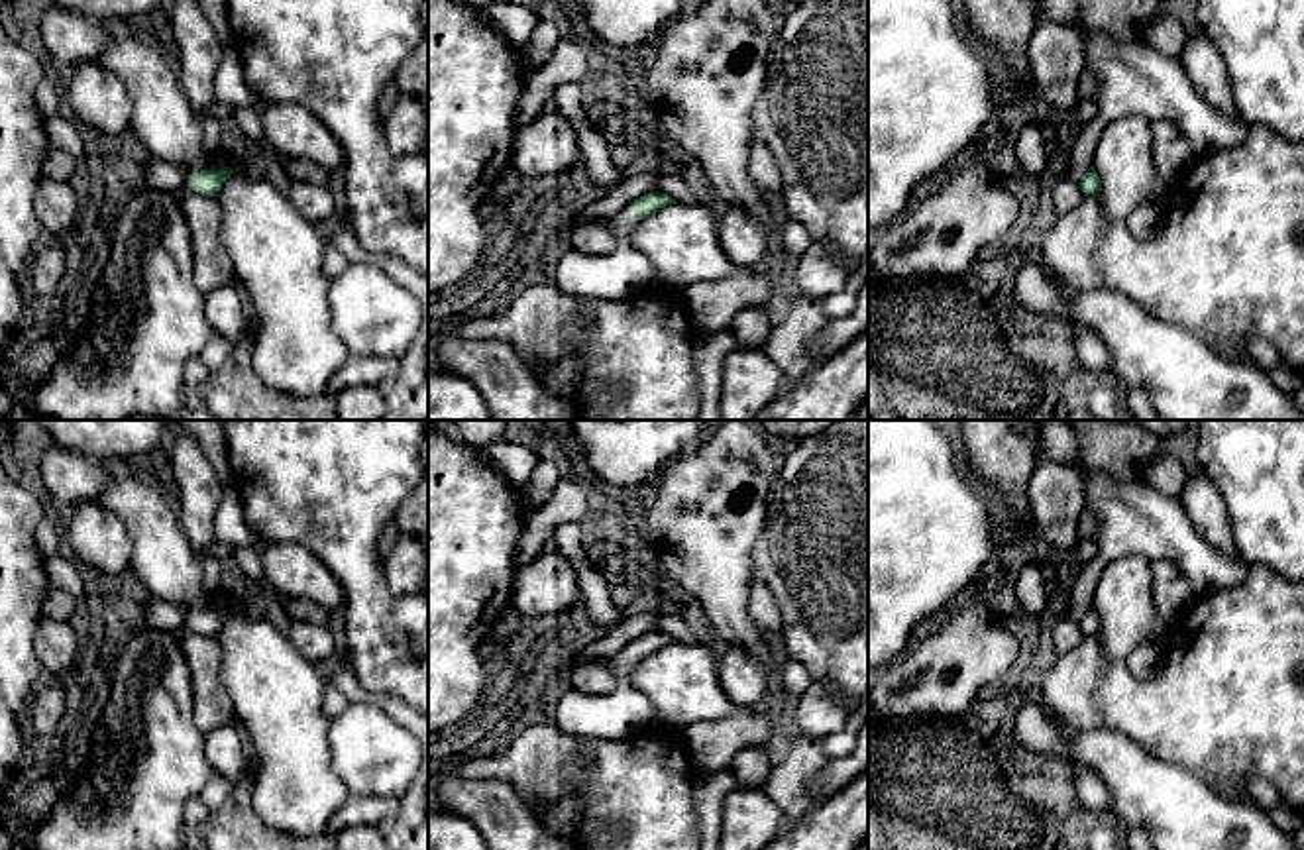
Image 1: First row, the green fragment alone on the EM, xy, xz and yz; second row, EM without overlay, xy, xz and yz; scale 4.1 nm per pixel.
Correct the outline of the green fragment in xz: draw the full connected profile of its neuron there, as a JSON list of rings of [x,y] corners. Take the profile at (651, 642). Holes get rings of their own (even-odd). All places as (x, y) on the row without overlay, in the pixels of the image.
[[[648,632],[626,650],[617,652],[609,665],[617,675],[617,687],[609,695],[583,695],[570,689],[556,705],[554,724],[581,738],[638,738],[656,718],[652,701],[630,683],[630,671],[640,660],[672,644],[666,632]]]

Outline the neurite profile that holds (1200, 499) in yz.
[[[1202,471],[1188,475],[1180,493],[1180,506],[1212,548],[1218,548],[1231,559],[1241,559],[1233,542],[1225,503]]]

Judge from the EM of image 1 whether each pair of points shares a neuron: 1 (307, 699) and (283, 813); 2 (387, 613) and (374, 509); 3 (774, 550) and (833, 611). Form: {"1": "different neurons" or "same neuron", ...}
{"1": "same neuron", "2": "same neuron", "3": "same neuron"}

